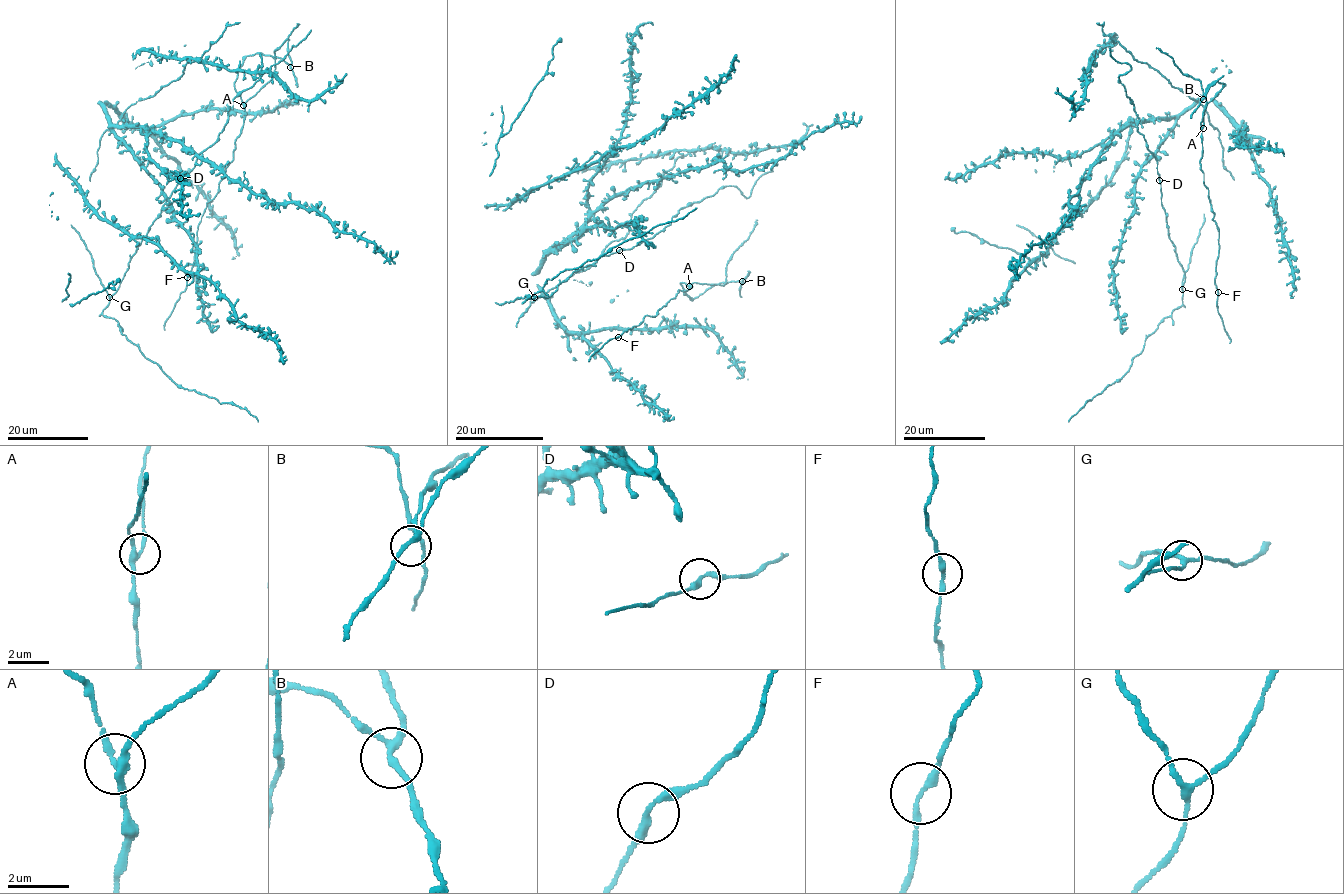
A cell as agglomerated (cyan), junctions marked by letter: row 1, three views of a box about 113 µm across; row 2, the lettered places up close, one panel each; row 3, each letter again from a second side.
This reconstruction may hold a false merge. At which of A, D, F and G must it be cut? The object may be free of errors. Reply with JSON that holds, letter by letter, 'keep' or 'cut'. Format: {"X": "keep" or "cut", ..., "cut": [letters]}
{"A": "cut", "D": "keep", "F": "keep", "G": "keep", "cut": ["A"]}

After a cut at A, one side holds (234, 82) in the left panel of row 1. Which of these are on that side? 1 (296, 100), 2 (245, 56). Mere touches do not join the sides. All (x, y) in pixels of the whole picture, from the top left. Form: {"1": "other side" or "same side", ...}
{"1": "other side", "2": "same side"}

